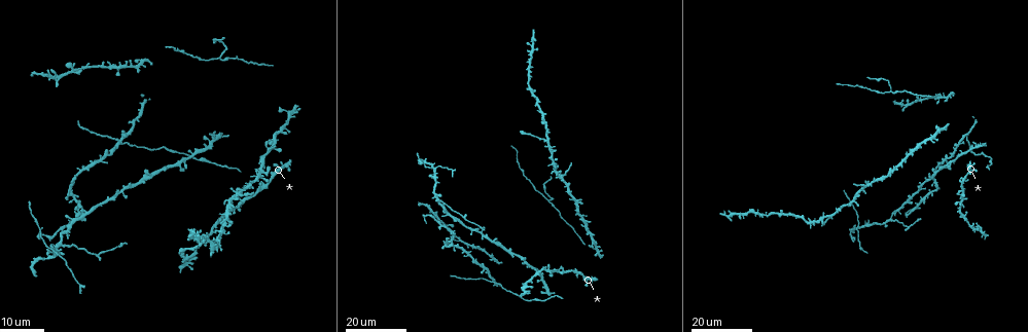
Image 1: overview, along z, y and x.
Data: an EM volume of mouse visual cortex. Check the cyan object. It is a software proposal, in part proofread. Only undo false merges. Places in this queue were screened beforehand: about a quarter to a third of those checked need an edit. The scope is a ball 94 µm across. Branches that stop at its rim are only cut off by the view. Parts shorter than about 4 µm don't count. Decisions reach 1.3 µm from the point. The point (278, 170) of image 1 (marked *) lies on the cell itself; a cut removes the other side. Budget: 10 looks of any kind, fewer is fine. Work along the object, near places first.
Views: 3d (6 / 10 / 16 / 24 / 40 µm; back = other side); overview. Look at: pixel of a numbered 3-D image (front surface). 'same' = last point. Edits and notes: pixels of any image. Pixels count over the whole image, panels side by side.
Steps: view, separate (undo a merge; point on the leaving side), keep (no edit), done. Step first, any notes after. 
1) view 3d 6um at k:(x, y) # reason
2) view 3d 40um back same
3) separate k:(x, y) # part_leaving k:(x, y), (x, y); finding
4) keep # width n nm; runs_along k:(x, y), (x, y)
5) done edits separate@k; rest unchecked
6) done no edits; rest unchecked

view 3d 24um at 1:(934, 135) # three-way junction

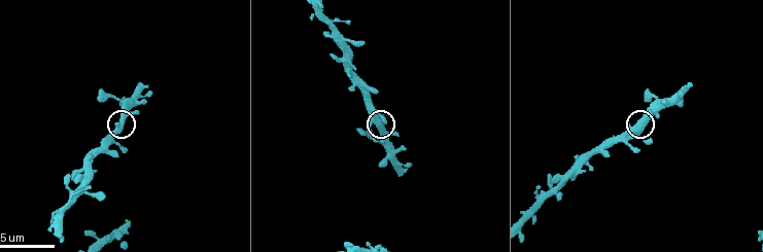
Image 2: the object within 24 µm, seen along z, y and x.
view 3d 6um at 2:(631, 129) # closer look

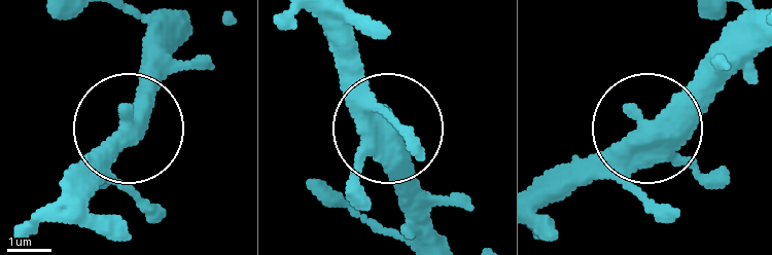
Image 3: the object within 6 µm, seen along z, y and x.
keep # continuous, no second cell

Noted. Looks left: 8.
view 3d 16um at 1:(889, 90) # three arms meet

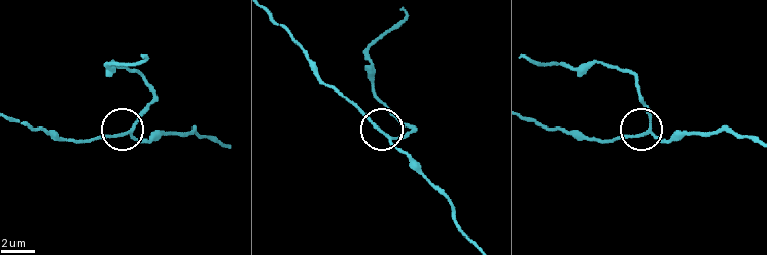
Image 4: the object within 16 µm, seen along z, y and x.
view 3d 10um at 4:(647, 132)

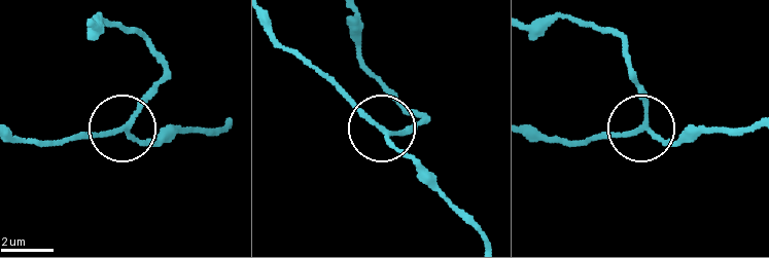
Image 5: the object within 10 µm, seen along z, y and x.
keep # width 150 nm; runs_along 5:(486, 241), (386, 133), (402, 135), (426, 121); continuous, no second cell

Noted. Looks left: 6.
view 3d 24um at 1:(547, 140)

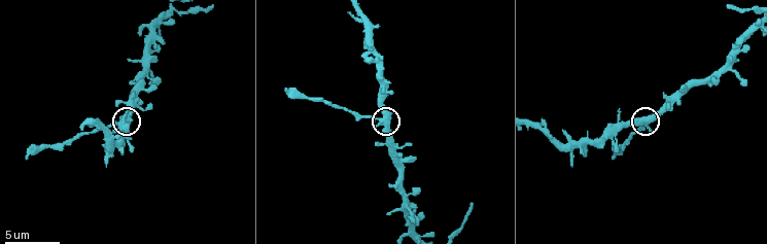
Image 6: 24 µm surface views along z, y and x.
view 3d 6um at 6:(381, 119) # closer look

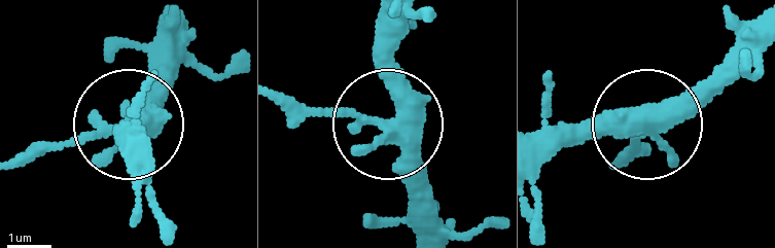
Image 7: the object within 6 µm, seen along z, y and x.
separate 7:(55, 143) # part_leaving 7:(109, 125), (25, 150); a second cell is stuck on

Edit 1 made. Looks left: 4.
view overview

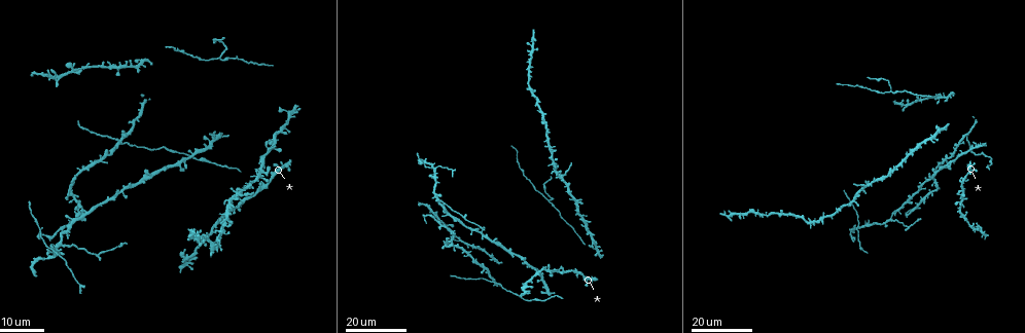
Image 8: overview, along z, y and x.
view 3d 24um at 8:(561, 176) # two arms at a narrow angle

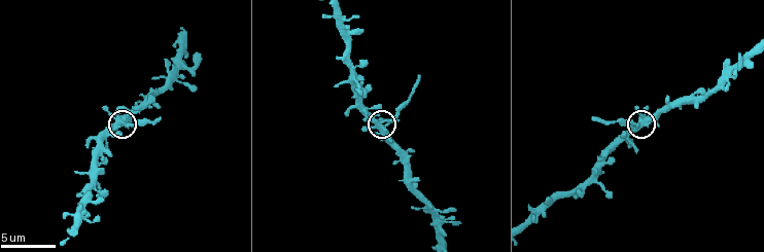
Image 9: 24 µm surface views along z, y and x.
view 3d 10um at 9:(121, 121)

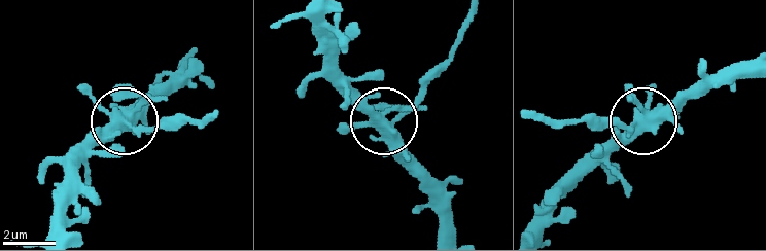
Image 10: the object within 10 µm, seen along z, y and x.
separate 10:(163, 120) # width 380 nm; part_leaving 10:(130, 126), (174, 126), (214, 112); a second cell is stuck on

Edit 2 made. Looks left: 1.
done edits separate@7, separate@10; rest unchecked

